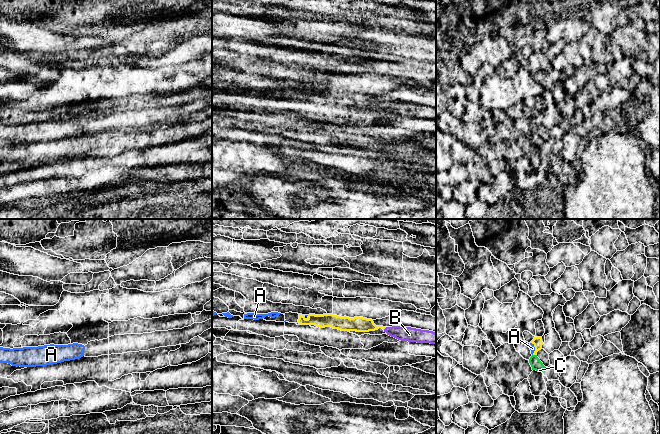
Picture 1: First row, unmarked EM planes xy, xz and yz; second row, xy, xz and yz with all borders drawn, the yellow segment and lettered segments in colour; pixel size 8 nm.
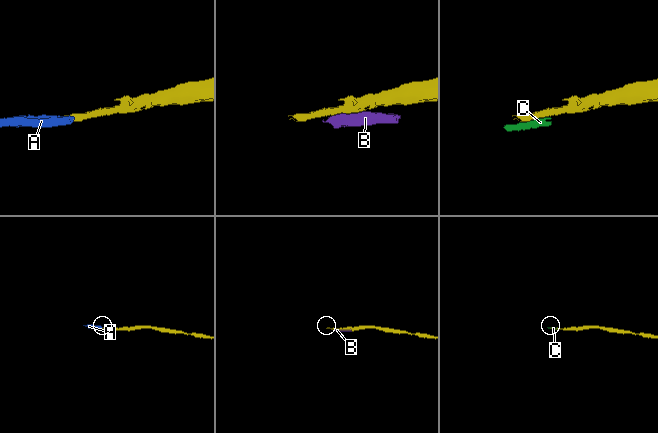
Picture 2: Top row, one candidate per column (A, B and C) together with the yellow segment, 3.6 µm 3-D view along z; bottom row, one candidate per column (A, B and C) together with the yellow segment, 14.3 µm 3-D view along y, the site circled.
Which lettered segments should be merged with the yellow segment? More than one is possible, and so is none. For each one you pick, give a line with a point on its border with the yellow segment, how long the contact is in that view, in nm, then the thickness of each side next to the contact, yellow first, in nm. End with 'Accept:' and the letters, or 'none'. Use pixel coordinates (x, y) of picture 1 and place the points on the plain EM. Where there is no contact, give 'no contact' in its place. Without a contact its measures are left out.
A: contact yz (535, 124); length 110 nm; calibres 80 and 50 nm
Accept: A

